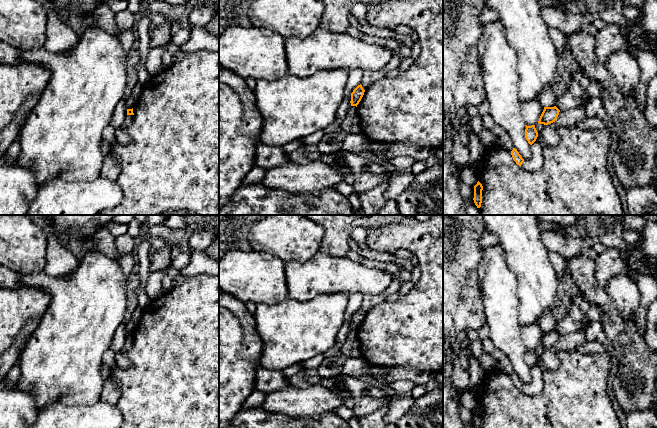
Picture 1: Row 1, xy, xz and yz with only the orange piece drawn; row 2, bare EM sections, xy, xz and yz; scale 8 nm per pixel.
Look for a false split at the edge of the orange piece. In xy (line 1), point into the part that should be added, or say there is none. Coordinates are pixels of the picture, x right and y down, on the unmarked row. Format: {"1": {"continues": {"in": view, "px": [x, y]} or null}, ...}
{"1": {"continues": null}}

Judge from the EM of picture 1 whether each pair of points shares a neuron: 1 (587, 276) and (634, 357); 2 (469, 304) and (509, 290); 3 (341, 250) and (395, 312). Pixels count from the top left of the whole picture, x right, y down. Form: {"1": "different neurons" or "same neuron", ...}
{"1": "same neuron", "2": "different neurons", "3": "different neurons"}

